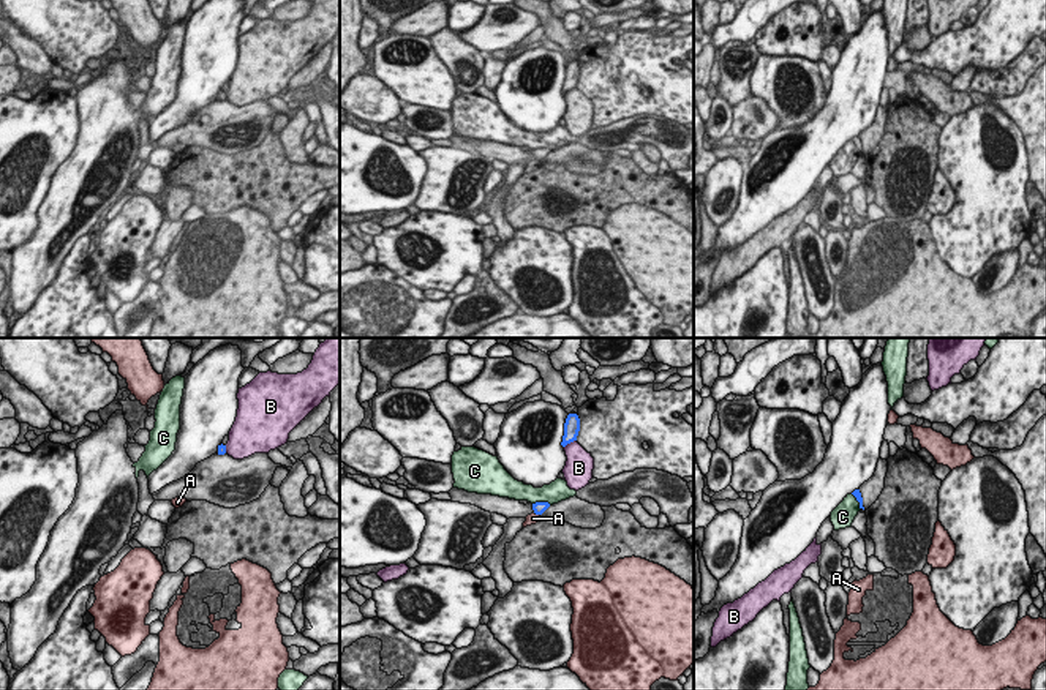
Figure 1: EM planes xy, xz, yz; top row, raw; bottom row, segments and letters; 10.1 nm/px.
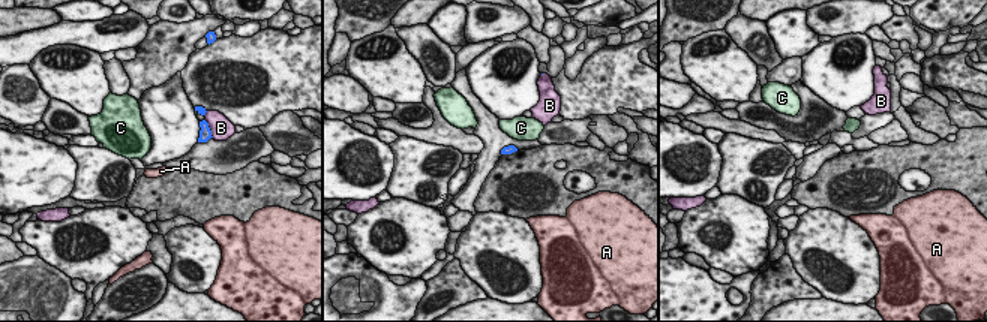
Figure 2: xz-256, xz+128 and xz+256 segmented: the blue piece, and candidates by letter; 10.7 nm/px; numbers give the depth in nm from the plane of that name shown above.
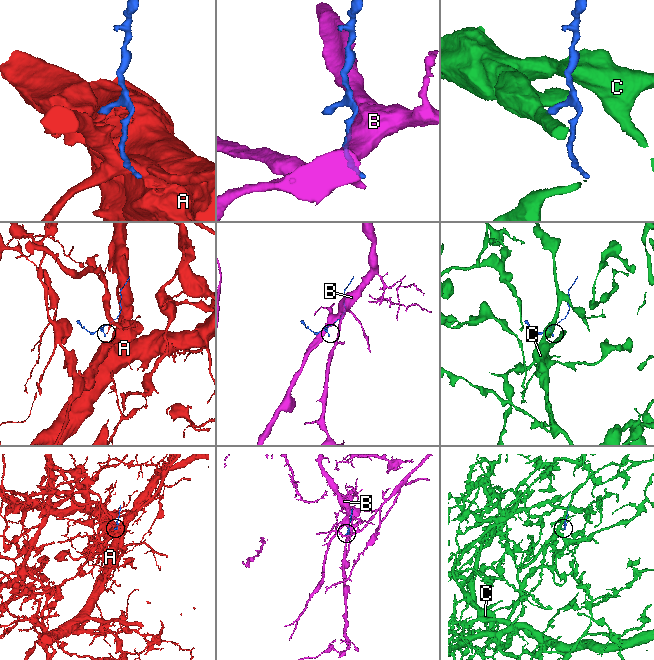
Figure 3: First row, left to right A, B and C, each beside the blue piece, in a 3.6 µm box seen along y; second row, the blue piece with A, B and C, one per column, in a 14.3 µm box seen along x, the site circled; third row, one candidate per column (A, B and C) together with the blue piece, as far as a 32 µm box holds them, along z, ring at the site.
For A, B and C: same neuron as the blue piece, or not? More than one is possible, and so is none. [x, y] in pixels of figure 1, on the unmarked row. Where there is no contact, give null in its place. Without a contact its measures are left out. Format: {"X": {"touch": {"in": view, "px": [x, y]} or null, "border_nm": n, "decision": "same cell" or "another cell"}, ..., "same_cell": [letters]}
{"A": {"touch": {"in": "xz", "px": [538, 160]}, "border_nm": 70, "decision": "another cell"}, "B": {"touch": {"in": "xz", "px": [569, 89]}, "border_nm": 150, "decision": "another cell"}, "C": {"touch": {"in": "xz", "px": [542, 149]}, "border_nm": 190, "decision": "another cell"}, "same_cell": []}

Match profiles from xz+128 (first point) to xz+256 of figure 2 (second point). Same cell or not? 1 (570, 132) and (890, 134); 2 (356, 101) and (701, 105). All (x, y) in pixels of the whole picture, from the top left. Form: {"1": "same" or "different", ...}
{"1": "same", "2": "different"}

